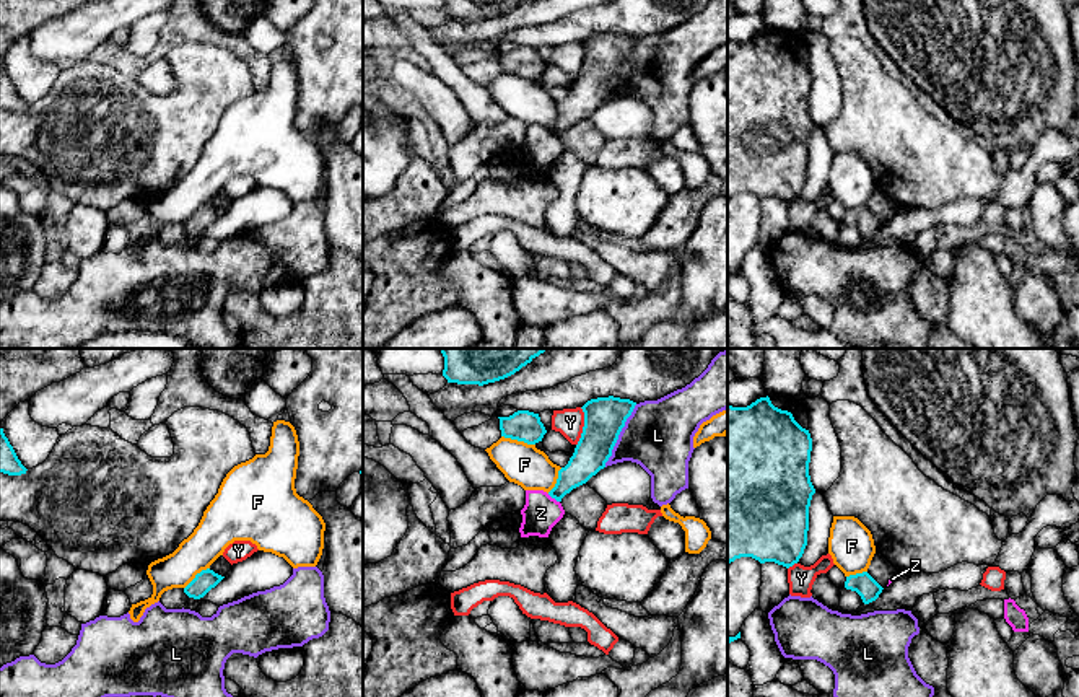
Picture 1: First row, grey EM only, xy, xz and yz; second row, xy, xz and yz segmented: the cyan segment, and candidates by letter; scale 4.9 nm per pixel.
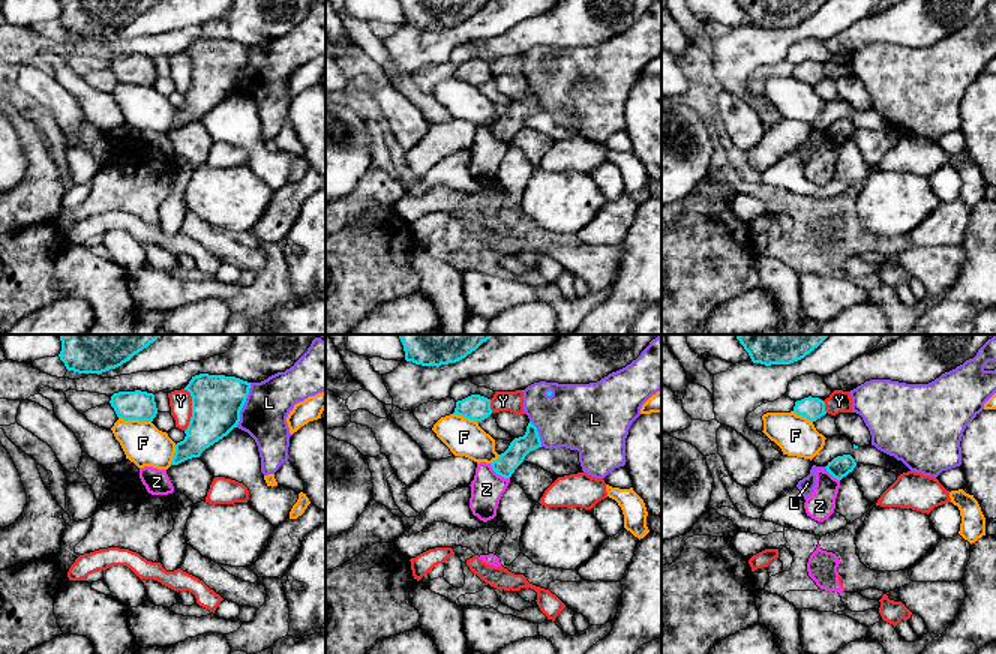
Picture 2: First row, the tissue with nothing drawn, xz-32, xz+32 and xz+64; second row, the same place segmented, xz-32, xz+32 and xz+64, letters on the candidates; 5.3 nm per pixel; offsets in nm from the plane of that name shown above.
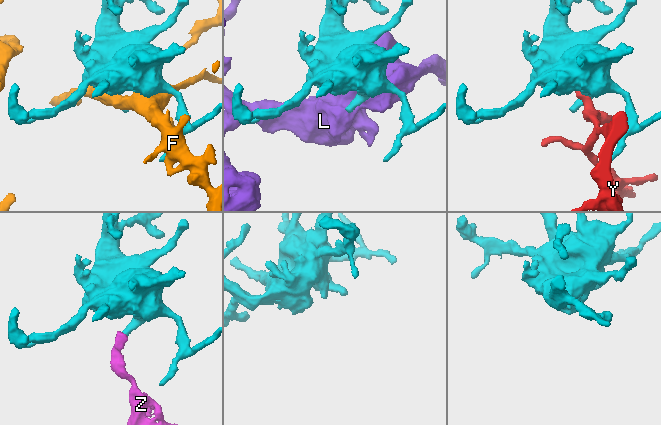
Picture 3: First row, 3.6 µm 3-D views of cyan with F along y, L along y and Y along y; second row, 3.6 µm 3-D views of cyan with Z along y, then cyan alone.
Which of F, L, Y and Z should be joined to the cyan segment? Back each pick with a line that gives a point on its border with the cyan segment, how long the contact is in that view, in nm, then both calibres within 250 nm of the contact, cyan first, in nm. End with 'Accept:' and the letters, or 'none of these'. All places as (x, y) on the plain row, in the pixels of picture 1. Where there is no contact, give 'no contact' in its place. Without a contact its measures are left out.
Accept: none of these

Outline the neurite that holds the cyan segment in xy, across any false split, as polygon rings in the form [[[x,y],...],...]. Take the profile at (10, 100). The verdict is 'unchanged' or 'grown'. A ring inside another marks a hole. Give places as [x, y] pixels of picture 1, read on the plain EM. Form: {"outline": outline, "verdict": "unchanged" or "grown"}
{"outline": [[[0,64],[0,107],[8,111],[21,111],[26,109],[26,103],[18,94],[13,81]]], "verdict": "unchanged"}

